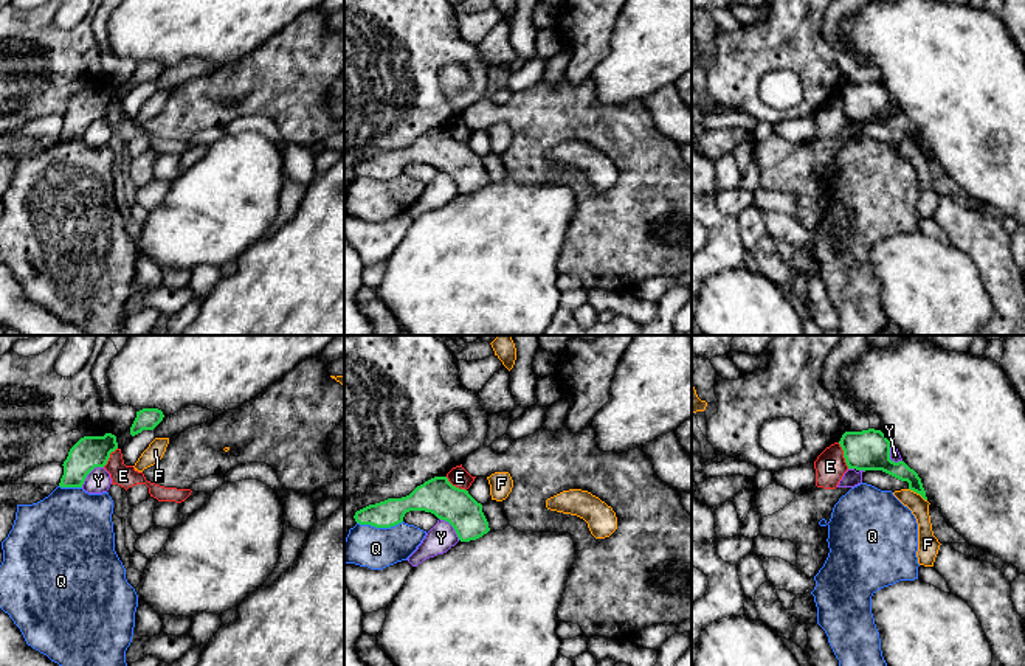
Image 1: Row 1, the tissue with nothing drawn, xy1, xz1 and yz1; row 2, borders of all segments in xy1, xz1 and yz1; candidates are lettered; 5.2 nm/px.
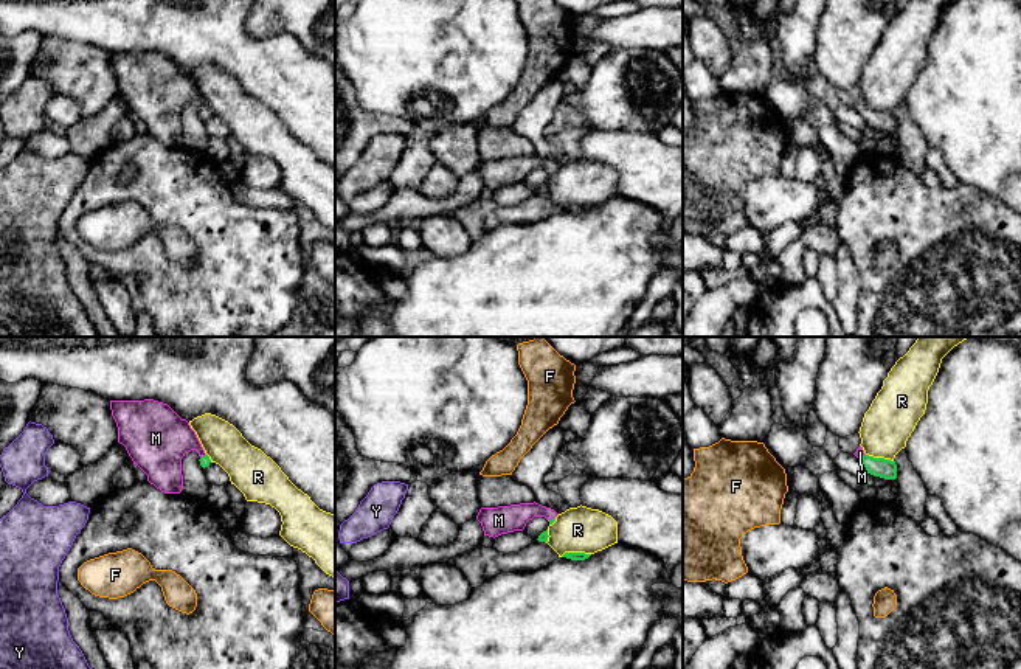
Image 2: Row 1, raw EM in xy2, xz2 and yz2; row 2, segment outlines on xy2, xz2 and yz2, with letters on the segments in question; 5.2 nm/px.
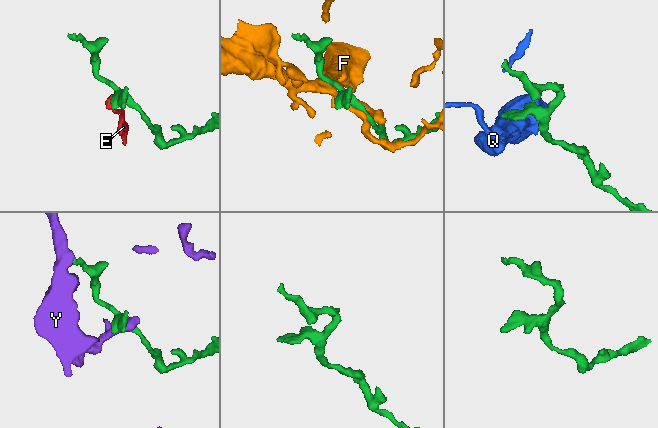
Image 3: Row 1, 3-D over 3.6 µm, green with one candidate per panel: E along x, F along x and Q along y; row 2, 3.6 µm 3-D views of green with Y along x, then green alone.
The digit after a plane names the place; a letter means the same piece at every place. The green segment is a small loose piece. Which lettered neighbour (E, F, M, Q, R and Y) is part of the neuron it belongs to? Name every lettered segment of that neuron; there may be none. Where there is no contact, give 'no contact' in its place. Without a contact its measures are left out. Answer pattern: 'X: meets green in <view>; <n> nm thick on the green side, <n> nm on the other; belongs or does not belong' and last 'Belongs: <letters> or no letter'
E: meets green in yz1; 200 nm thick on the green side, 160 nm on the other; does not belong
F: meets green in yz1; 100 nm thick on the green side, 100 nm on the other; does not belong
M: meets green in xz2; 20 nm thick on the green side, 140 nm on the other; belongs
Q: meets green in xz1; 140 nm thick on the green side, 220 nm on the other; does not belong
R: meets green in xz2; 50 nm thick on the green side, 240 nm on the other; does not belong
Y: meets green in xy1; 170 nm thick on the green side, 120 nm on the other; does not belong
Belongs: M

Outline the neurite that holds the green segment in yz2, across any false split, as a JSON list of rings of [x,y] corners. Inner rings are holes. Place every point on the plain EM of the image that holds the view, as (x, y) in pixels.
[[[861,98],[857,101],[857,104],[853,107],[861,113],[861,116],[866,120],[867,126],[884,130],[884,132],[897,130],[895,113],[869,109],[864,106]]]

